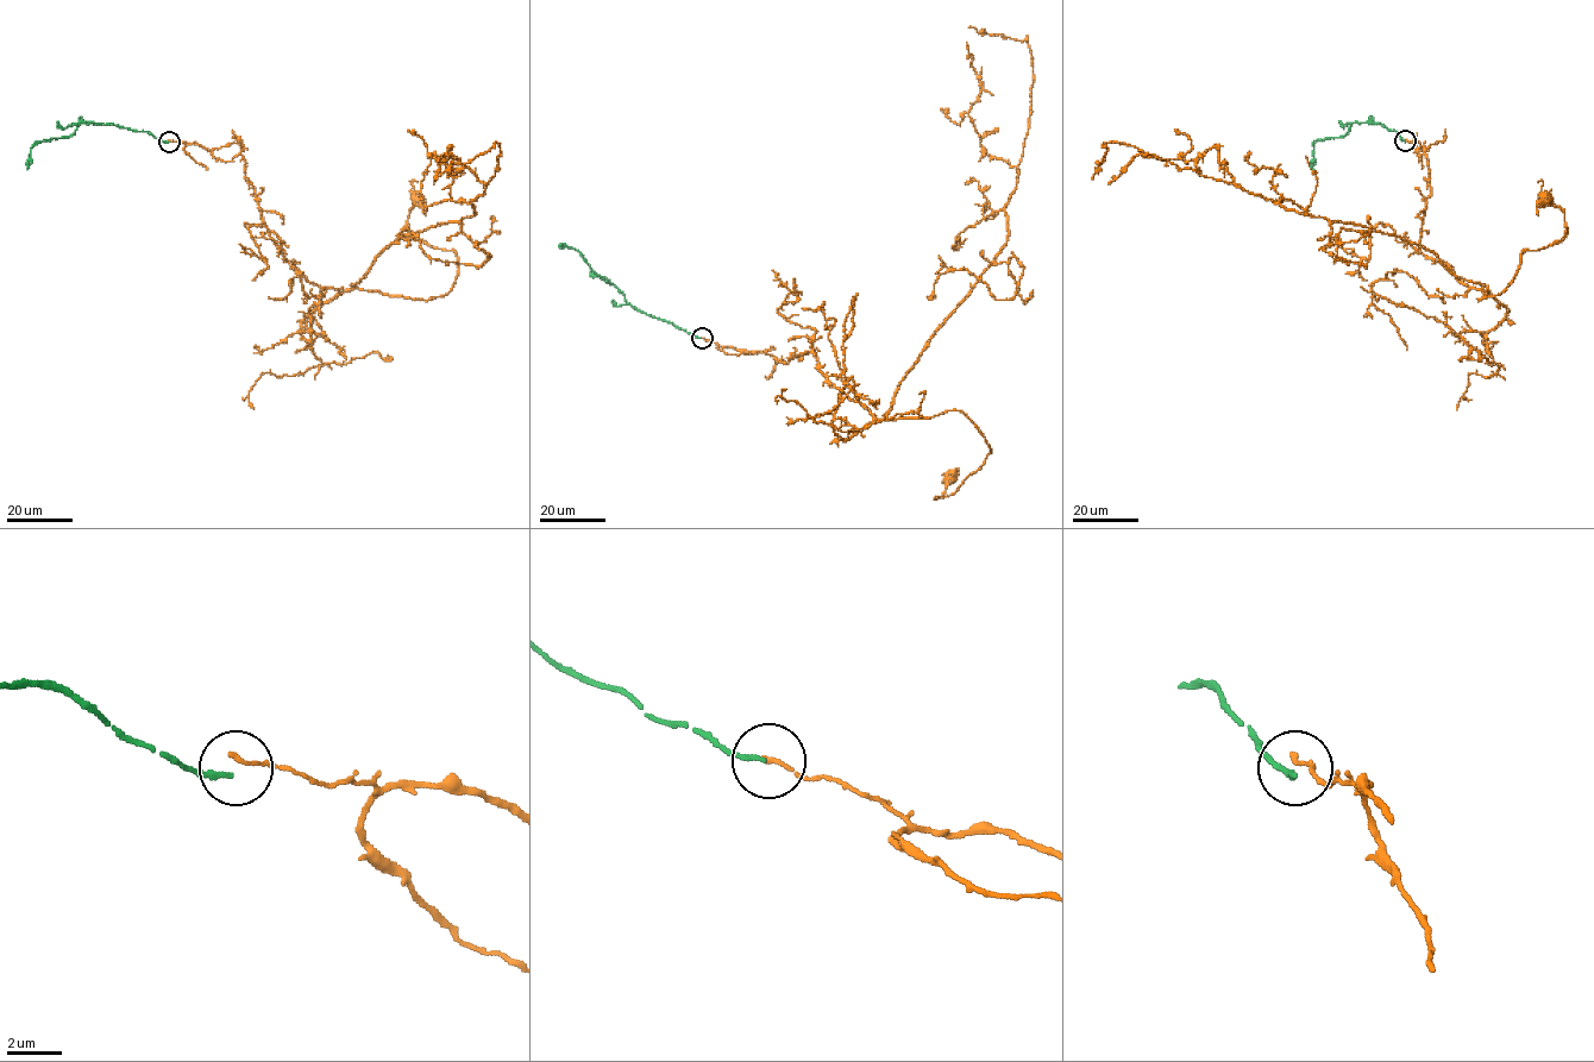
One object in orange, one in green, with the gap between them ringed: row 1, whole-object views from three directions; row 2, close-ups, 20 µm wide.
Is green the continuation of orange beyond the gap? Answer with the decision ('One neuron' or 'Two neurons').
Two neurons

